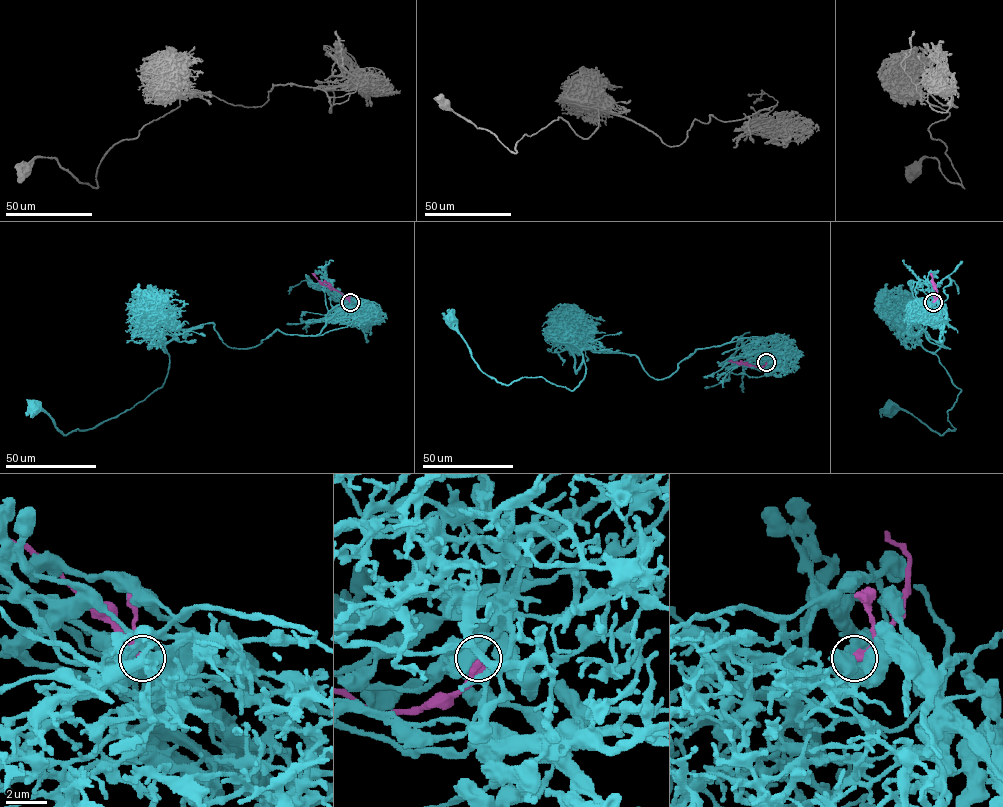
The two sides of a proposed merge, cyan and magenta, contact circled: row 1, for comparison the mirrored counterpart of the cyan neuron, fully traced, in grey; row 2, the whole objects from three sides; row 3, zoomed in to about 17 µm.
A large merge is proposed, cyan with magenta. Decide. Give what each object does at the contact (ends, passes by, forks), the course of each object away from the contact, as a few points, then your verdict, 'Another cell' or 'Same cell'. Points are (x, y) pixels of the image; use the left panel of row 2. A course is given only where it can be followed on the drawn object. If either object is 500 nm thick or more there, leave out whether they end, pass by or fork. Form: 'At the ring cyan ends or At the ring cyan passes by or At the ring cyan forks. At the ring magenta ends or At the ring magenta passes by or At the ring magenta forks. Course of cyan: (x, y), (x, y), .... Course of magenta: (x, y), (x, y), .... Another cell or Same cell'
Course of cyan: (350, 302), (318, 334), (251, 347), (177, 329), (165, 382), (90, 429), (32, 407). Course of magenta: (350, 302), (342, 293), (323, 285), (312, 273). Same cell

